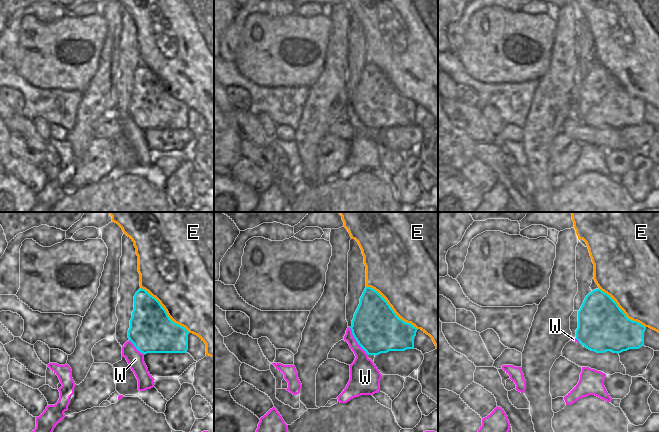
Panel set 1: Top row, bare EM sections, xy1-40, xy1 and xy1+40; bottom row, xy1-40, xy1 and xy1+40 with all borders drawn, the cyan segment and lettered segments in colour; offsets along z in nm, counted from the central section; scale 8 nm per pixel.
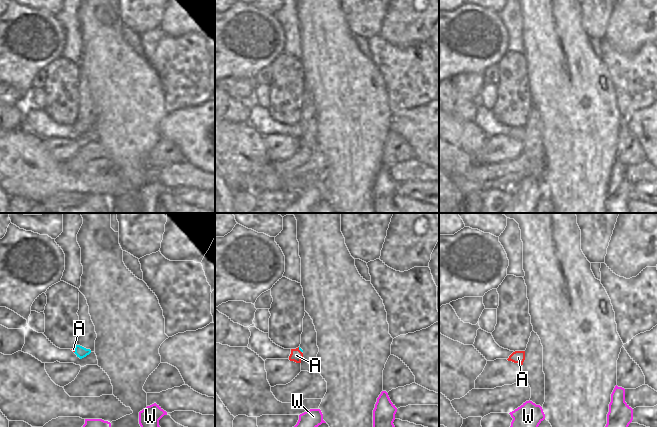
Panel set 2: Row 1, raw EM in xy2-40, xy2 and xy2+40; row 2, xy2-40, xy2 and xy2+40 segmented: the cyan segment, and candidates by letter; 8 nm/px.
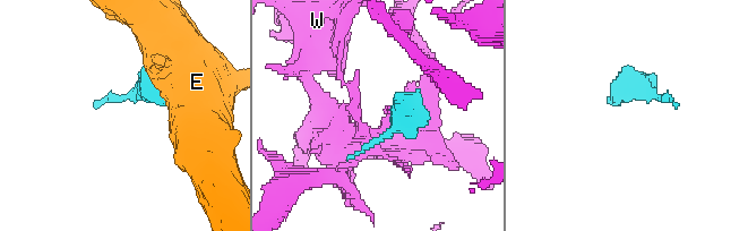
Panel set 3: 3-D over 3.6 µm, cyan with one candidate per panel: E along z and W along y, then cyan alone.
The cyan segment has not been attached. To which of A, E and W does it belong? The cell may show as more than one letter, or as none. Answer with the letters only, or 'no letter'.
A.

